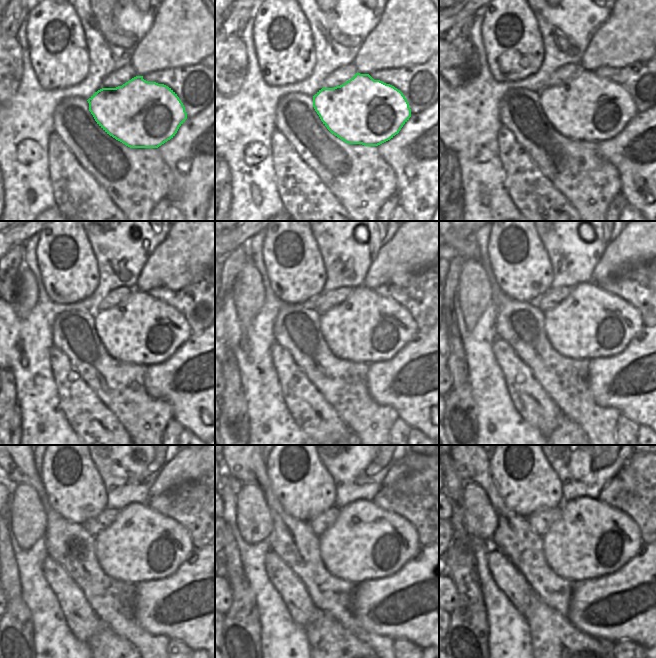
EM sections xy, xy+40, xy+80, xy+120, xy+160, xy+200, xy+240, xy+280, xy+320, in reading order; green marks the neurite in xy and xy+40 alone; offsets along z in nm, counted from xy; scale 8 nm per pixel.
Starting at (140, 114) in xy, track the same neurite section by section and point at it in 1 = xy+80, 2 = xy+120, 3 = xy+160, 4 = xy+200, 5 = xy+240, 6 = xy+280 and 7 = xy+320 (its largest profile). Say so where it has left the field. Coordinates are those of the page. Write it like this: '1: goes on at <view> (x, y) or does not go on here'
1: goes on at xy+80 (588, 108)
2: goes on at xy+120 (141, 329)
3: goes on at xy+160 (366, 327)
4: goes on at xy+200 (589, 323)
5: goes on at xy+240 (141, 544)
6: goes on at xy+280 (365, 542)
7: goes on at xy+320 (590, 539)

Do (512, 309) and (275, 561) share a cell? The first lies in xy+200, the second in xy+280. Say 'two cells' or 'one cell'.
two cells

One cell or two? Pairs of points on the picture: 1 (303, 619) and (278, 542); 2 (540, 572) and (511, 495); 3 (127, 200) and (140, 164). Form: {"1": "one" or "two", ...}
{"1": "two", "2": "two", "3": "one"}

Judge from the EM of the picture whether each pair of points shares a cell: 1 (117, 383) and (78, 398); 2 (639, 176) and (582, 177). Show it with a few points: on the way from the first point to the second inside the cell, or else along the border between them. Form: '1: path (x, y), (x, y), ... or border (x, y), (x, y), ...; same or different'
1: border (79, 374), (86, 385), (109, 410); different
2: border (604, 158), (616, 169), (620, 179), (621, 191); different

